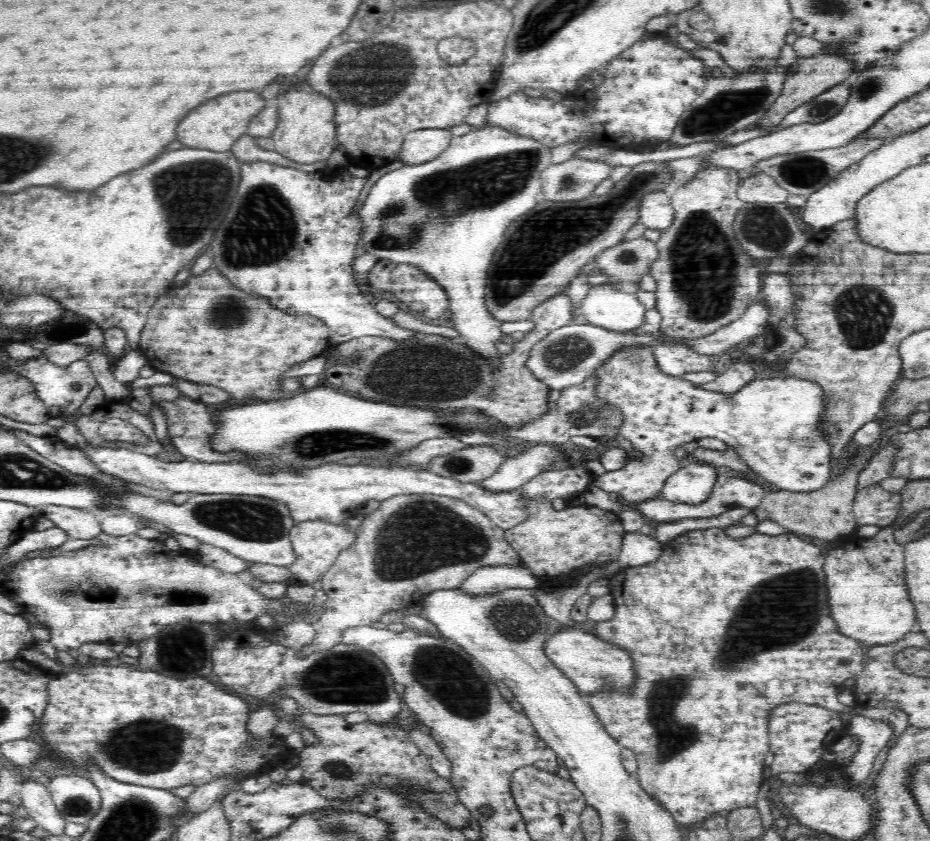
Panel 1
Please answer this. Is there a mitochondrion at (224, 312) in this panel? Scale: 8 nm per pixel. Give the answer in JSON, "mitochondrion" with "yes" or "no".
{"mitochondrion":"yes"}

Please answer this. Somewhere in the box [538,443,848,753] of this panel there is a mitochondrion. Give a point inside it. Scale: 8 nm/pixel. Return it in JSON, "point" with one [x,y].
{"point":[787,606]}

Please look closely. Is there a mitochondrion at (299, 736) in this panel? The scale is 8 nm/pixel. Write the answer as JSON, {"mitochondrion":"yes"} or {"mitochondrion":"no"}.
{"mitochondrion":"no"}

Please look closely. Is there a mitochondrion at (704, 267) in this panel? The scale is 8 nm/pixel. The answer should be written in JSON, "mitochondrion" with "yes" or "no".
{"mitochondrion":"yes"}

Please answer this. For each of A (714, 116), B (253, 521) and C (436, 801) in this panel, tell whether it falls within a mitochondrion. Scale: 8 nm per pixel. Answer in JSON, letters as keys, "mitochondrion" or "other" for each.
{"A":"mitochondrion","B":"mitochondrion","C":"mitochondrion"}

